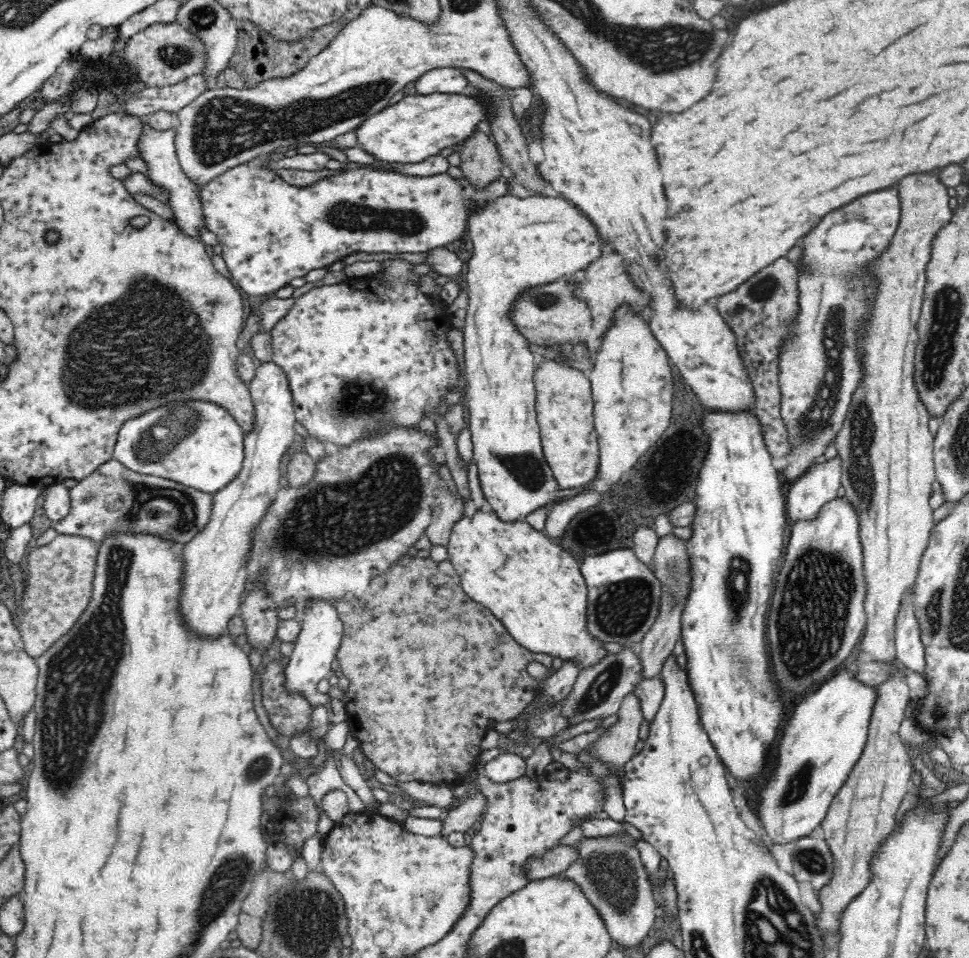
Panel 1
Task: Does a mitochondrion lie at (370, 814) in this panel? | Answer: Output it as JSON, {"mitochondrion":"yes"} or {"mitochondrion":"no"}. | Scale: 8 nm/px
{"mitochondrion":"no"}

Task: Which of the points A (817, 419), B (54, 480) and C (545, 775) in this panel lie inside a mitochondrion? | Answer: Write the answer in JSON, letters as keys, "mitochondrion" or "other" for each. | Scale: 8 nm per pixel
{"A":"mitochondrion","B":"other","C":"other"}

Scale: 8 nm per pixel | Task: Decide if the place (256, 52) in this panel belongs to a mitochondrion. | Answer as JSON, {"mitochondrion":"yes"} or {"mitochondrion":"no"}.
{"mitochondrion":"no"}

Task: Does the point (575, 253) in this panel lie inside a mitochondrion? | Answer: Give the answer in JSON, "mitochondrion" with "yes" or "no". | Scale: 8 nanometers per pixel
{"mitochondrion":"no"}

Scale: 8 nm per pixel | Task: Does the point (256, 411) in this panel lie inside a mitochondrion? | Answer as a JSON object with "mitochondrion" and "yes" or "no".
{"mitochondrion":"no"}

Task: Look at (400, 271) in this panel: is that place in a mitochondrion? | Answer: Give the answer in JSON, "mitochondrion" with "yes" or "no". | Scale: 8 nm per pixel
{"mitochondrion":"no"}

